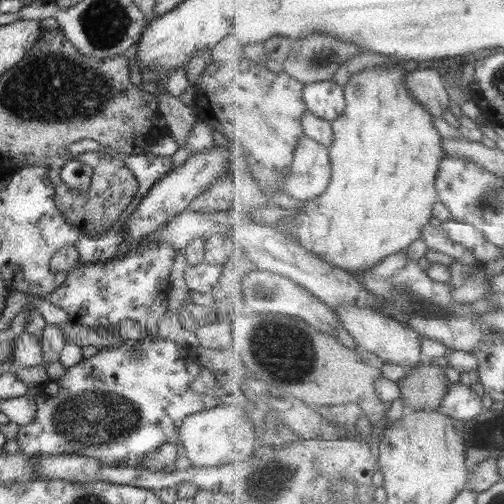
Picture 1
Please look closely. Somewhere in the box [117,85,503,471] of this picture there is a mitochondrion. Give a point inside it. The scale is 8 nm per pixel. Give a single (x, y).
(282, 355)

